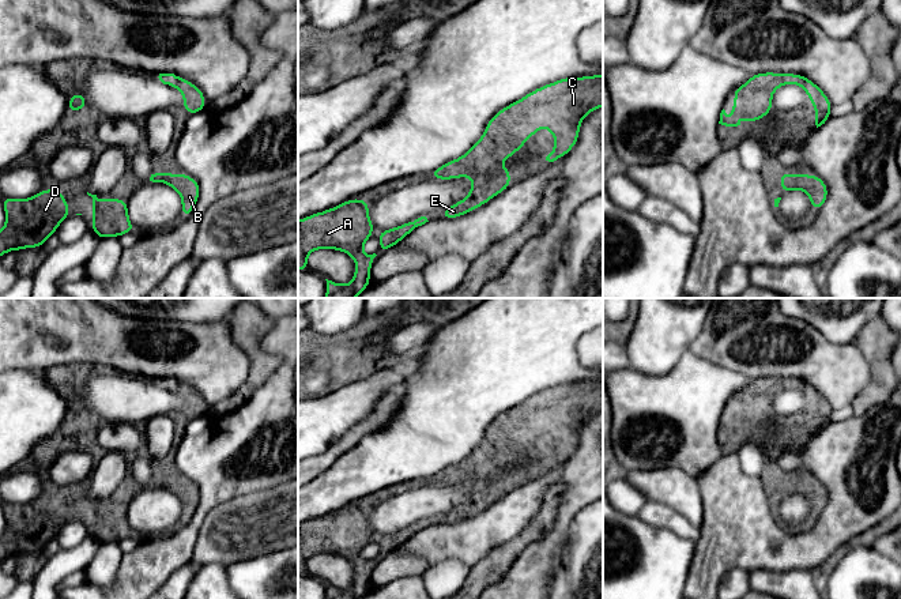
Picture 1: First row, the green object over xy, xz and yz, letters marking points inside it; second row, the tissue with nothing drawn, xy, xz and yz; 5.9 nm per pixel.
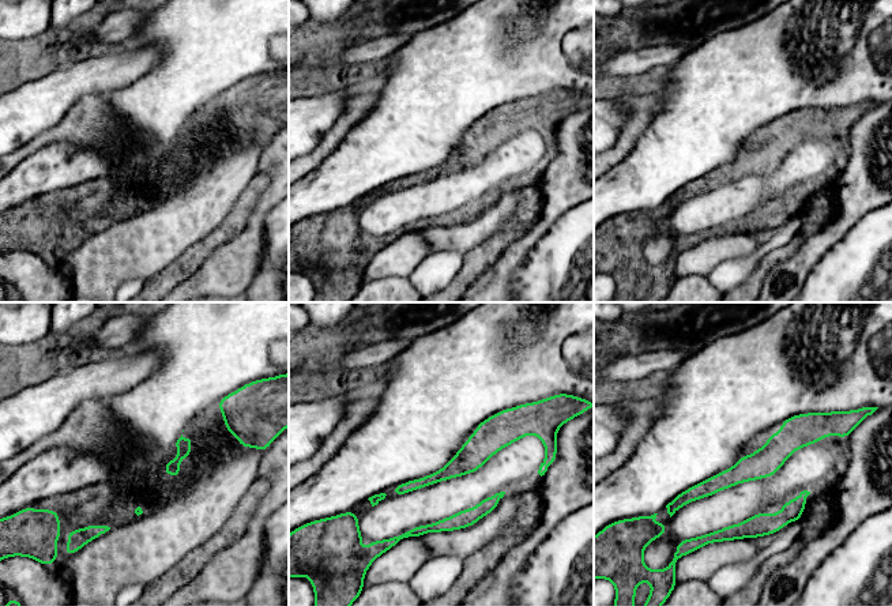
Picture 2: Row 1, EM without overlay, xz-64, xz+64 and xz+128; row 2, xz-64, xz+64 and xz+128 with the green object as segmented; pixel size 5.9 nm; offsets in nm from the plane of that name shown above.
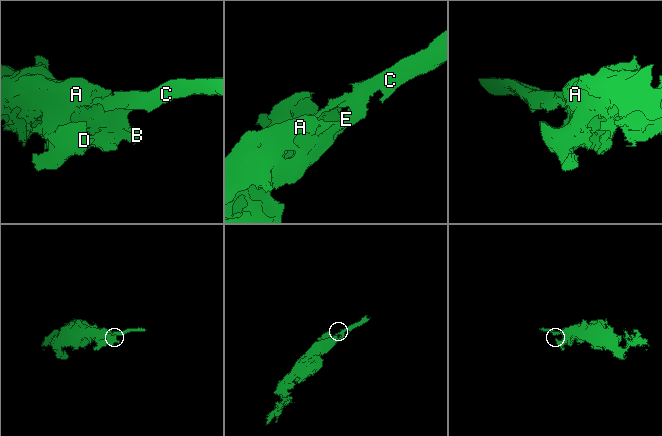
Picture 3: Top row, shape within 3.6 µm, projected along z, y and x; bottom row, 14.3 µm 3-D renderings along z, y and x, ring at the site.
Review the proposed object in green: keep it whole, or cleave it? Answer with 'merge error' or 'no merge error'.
no merge error

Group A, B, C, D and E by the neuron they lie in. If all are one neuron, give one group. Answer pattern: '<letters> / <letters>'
A B C D E

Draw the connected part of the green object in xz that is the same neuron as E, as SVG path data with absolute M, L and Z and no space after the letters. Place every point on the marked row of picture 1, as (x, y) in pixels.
M592 75L548 83L497 112L468 152L430 172L434 180L472 178L467 199L442 210L441 218L468 214L509 188L510 169L499 162L542 128L550 129L555 142L546 161L563 158L577 143L584 117L602 106L603 75Z

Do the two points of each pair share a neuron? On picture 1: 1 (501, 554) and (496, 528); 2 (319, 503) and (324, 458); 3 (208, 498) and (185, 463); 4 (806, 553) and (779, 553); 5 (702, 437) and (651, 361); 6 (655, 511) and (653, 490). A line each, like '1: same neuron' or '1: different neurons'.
1: different neurons
2: different neurons
3: same neuron
4: same neuron
5: different neurons
6: different neurons

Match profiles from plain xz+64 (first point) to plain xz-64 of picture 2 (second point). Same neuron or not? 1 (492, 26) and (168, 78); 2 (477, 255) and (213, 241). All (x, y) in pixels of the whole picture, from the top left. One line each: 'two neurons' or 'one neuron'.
1: one neuron
2: one neuron

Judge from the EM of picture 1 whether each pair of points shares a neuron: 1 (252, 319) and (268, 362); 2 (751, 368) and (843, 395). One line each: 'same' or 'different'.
1: same
2: same

